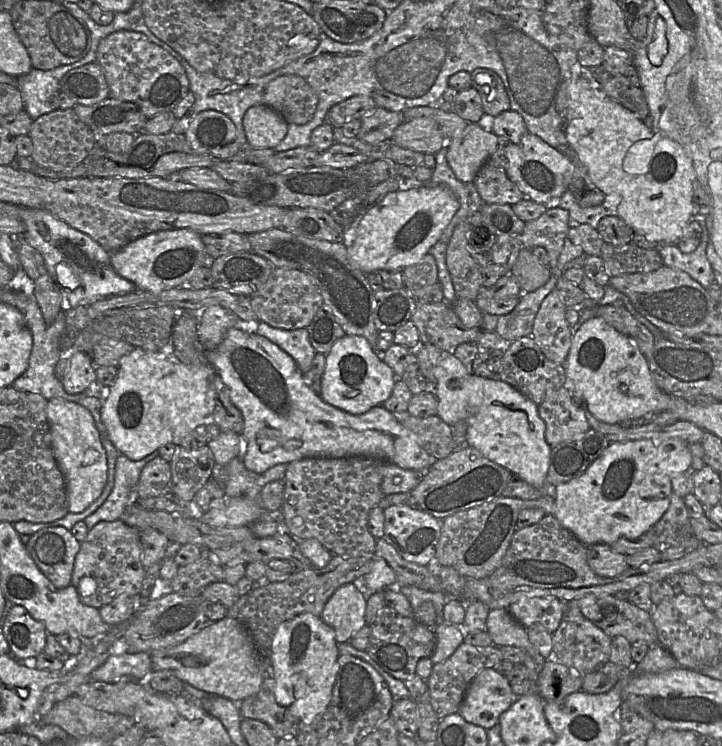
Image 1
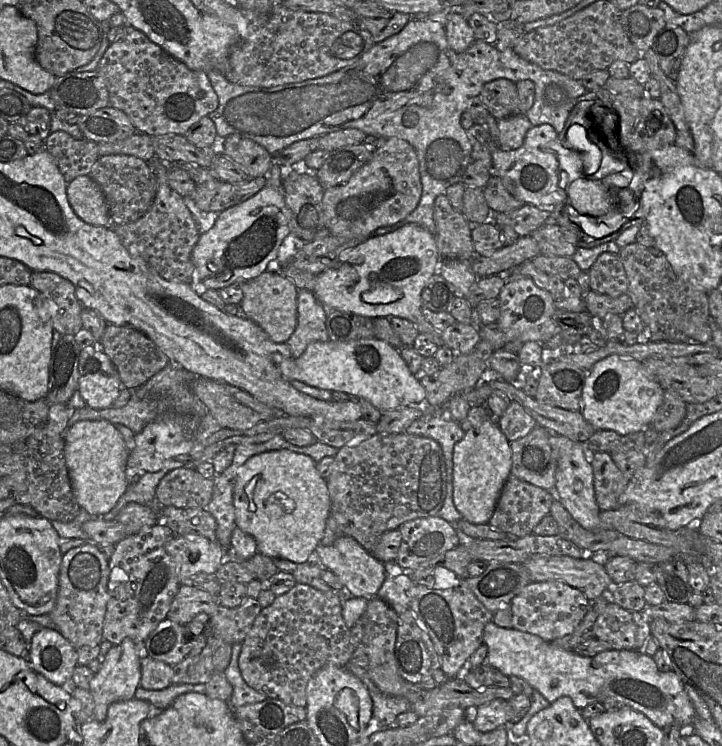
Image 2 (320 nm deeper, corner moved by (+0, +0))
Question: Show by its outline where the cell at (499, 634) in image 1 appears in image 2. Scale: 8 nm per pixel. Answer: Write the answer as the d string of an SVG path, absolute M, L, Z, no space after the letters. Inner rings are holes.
M493 622L487 623L484 627L483 643L487 646L486 663L506 676L523 678L533 689L539 691L549 703L566 696L572 700L578 709L582 709L593 702L612 700L622 707L629 707L641 712L662 729L671 724L679 724L682 727L691 726L695 721L694 705L678 675L674 671L660 671L653 658L639 650L612 649L594 656L583 656L574 651L564 650L536 635L514 628L502 628Z

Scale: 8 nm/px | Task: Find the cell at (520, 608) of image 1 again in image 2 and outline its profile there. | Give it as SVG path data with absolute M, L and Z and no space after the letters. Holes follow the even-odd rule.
M530 582L510 602L512 628L552 642L574 632L587 614L590 601L578 589L561 582Z

